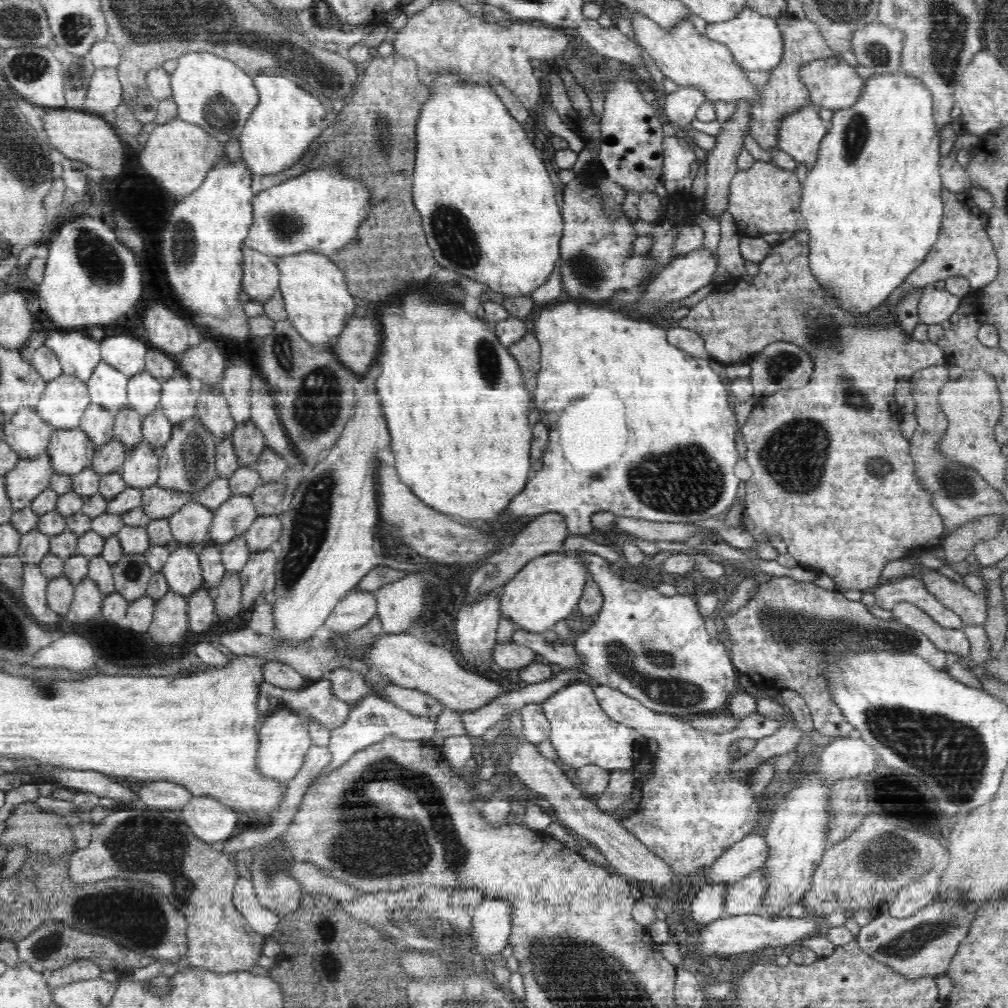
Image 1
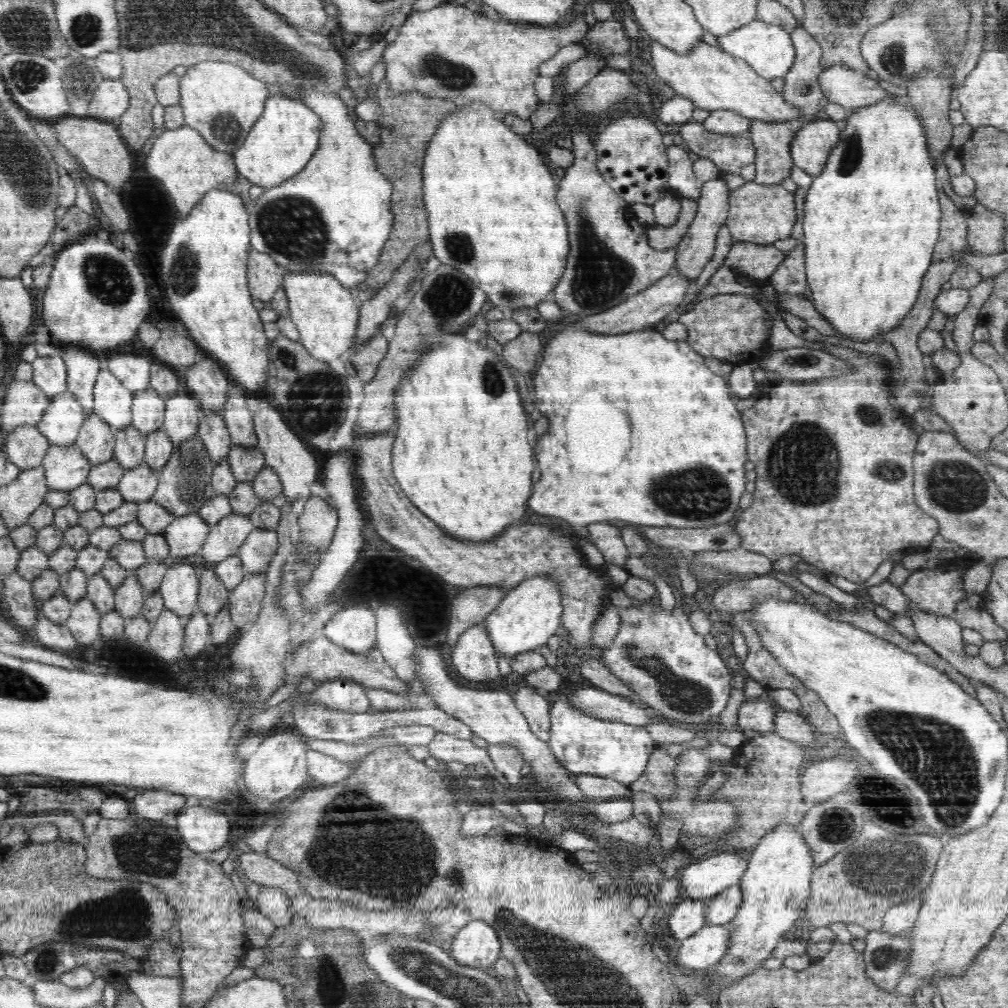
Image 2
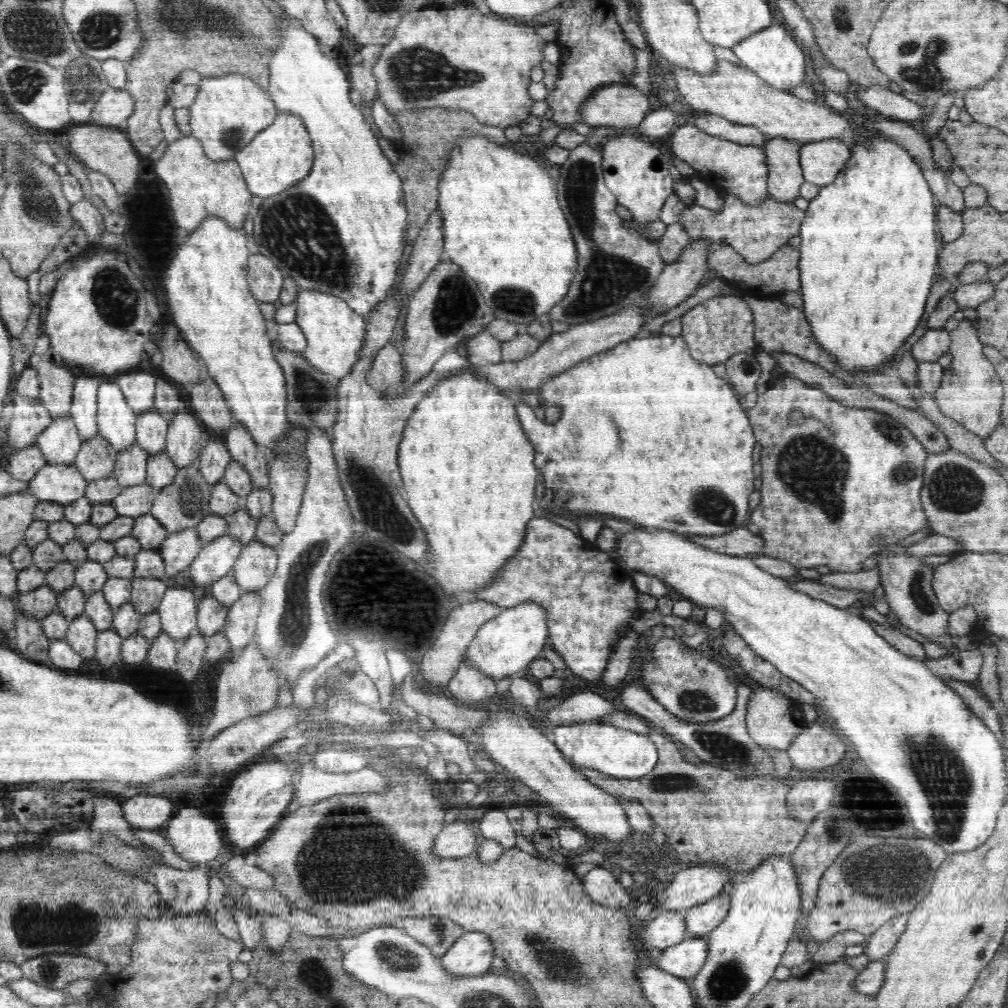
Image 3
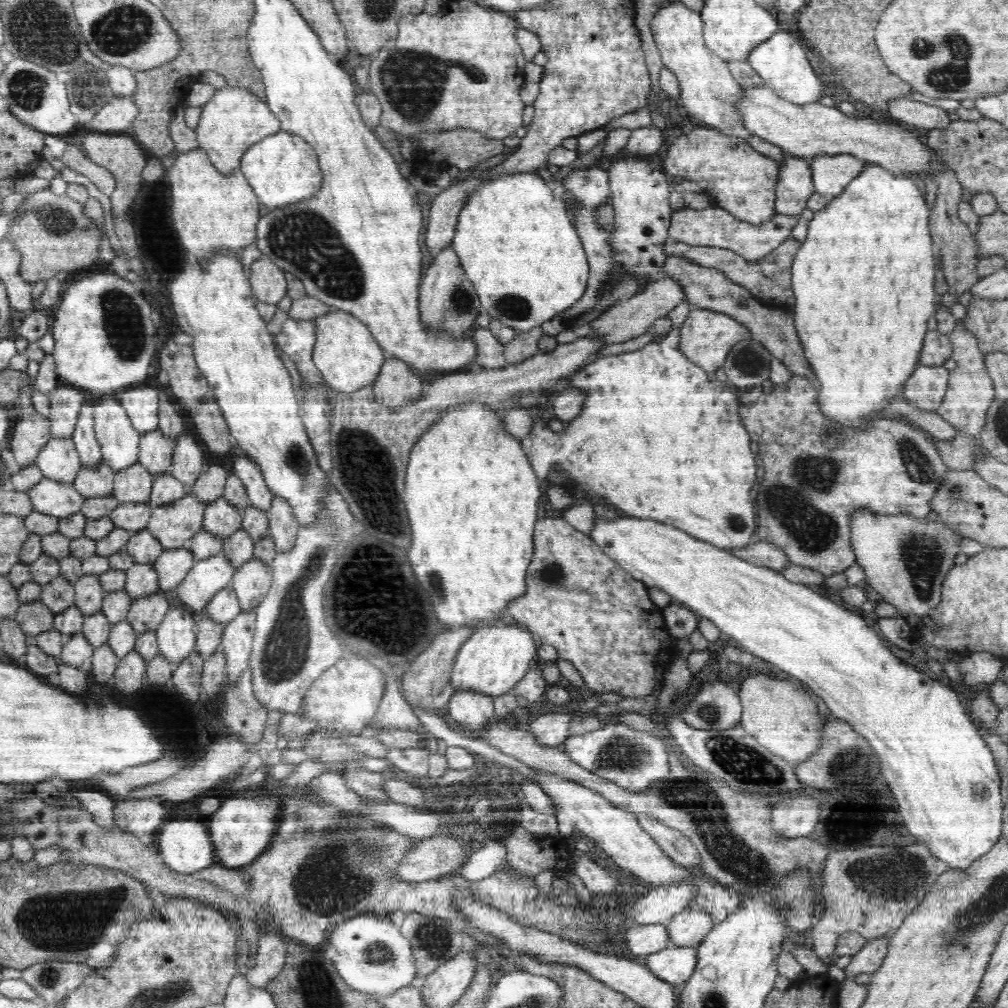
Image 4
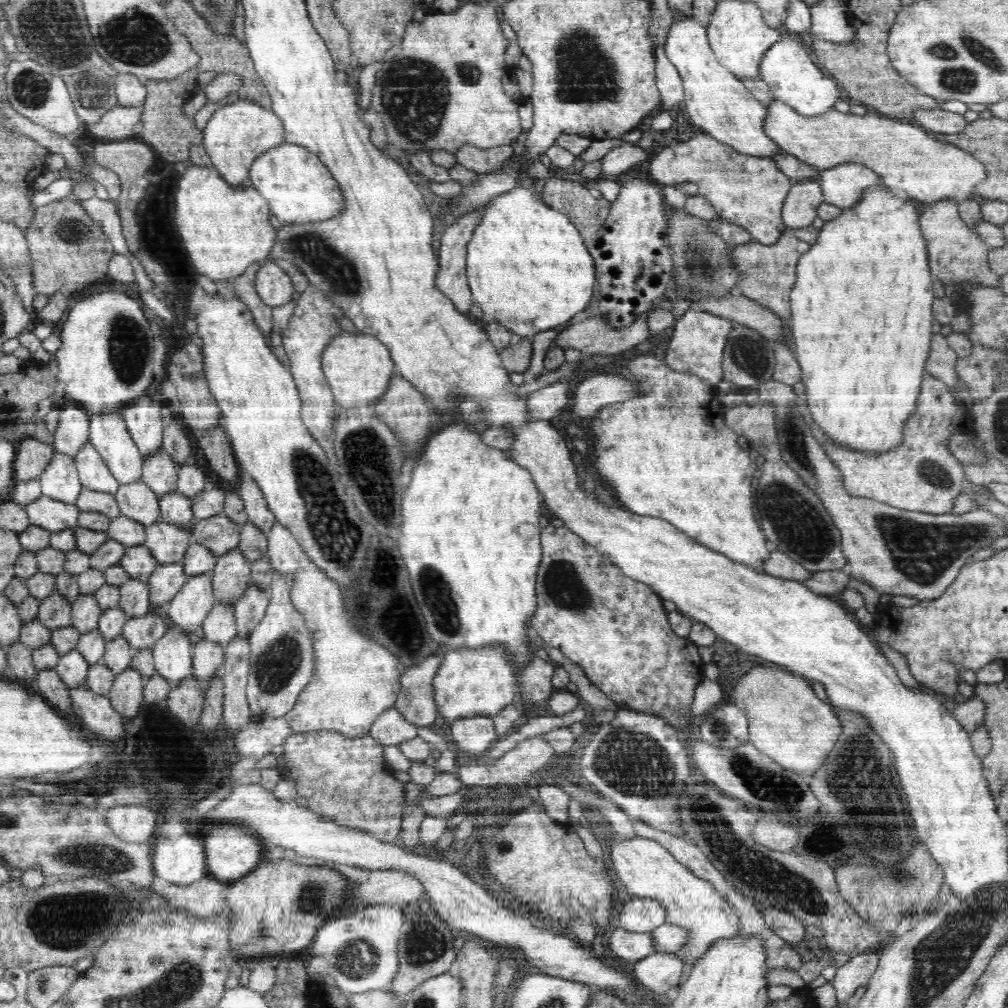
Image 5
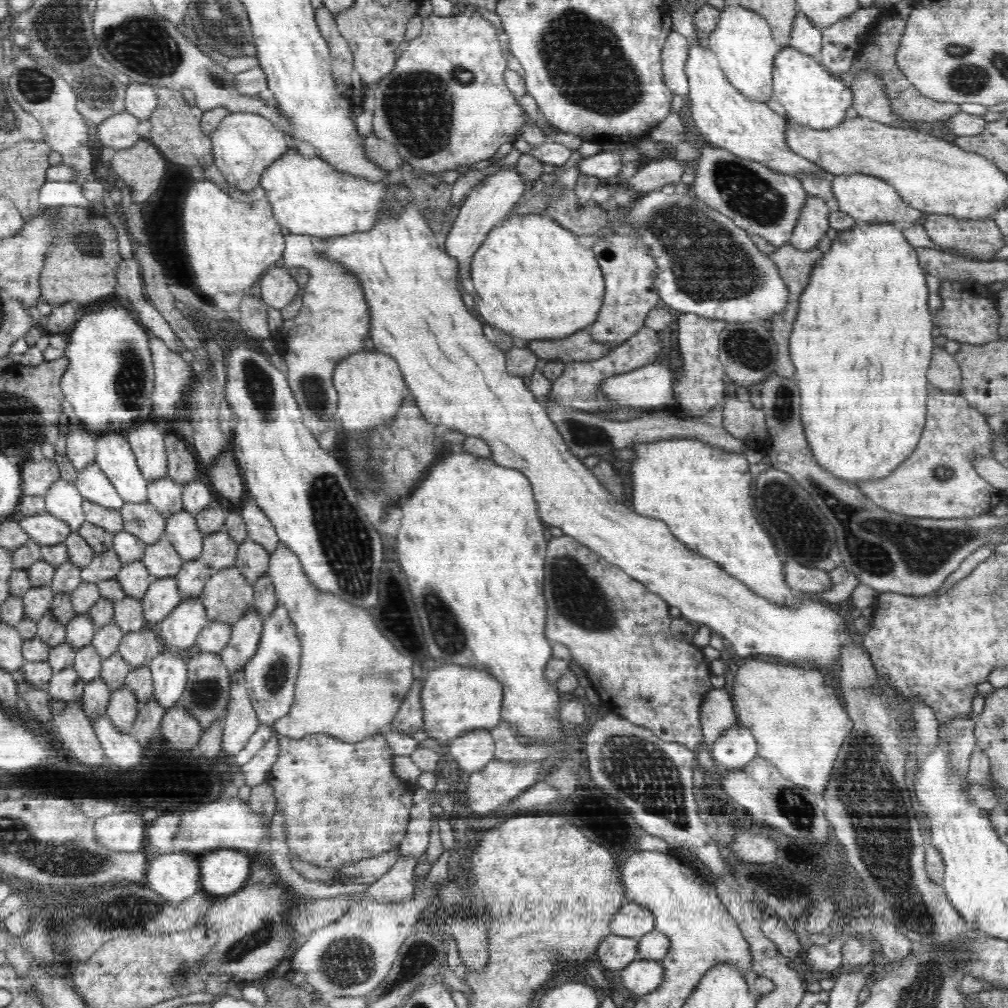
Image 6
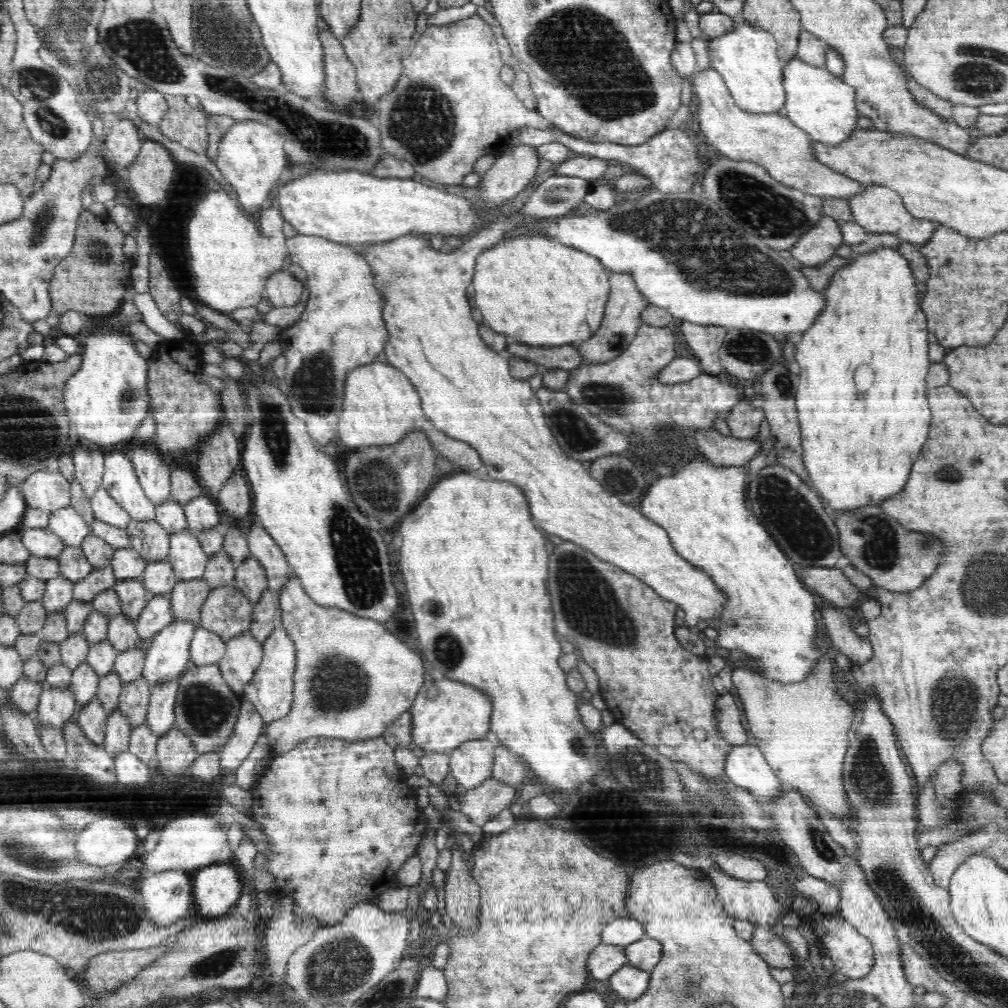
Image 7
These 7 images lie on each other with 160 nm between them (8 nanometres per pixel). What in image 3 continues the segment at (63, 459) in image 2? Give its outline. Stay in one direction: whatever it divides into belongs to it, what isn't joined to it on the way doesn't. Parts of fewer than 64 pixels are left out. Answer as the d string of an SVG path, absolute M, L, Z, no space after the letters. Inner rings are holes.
M44 465L28 482L32 495L39 501L60 503L64 506L85 495L86 479L72 466Z

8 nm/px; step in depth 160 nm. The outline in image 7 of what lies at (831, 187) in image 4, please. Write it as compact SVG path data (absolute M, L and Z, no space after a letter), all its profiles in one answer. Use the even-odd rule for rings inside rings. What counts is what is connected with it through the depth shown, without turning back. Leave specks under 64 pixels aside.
M866 187L867 191L856 198L850 198L847 202L850 205L854 221L866 232L884 234L886 232L895 234L902 239L902 242L910 243L913 246L925 246L932 239L938 224L931 220L918 219L908 212L904 206L901 196L894 191L884 187Z

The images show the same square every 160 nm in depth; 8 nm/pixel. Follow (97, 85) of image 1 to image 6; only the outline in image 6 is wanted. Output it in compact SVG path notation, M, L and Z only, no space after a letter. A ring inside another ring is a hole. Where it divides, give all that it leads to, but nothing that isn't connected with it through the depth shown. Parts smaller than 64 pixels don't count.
M122 112L104 120L94 132L104 147L124 151L141 139L141 136L135 131L139 122L136 116L128 112Z

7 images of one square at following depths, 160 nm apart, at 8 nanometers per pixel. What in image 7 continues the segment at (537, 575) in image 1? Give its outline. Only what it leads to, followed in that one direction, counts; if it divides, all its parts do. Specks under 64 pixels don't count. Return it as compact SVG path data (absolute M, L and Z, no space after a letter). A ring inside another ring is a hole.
M447 679L428 682L418 691L410 708L411 741L426 752L452 751L468 741L489 738L491 702L482 691Z

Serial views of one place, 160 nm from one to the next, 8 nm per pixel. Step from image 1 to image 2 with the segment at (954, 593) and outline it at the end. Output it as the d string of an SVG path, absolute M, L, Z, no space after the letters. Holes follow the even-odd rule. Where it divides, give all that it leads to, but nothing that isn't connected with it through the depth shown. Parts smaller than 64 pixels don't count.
M965 599L957 604L952 617L962 628L976 629L984 640L998 642L999 646L1005 648L1007 642L1006 630L998 626L998 623L994 622L994 619L987 612L970 607Z

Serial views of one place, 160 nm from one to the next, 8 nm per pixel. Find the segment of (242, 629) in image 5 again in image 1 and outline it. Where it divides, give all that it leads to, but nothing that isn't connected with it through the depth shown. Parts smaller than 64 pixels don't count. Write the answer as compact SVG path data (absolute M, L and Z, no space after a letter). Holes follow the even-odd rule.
M279 515L257 516L254 523L243 534L251 553L275 548L282 533L281 525Z

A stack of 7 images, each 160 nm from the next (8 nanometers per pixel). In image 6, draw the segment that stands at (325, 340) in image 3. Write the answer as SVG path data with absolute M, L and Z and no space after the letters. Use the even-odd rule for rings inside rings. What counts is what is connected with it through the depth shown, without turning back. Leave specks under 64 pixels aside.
M364 350L342 360L333 372L333 383L339 396L335 420L345 434L374 433L378 426L390 426L411 394L399 364L378 351Z

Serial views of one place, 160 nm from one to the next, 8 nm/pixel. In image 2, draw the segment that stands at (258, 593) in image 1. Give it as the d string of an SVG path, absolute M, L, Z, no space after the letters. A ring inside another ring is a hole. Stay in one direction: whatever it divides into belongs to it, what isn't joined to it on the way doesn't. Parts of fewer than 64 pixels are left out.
M246 574L241 584L230 592L228 606L237 630L244 630L245 624L254 622L260 614L266 596L266 574Z

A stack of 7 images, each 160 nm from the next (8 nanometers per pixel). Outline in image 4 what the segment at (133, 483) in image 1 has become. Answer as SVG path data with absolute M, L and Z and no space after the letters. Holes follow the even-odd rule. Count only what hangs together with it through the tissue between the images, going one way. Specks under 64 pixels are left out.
M150 501L147 503L119 502L109 517L116 527L124 528L134 534L147 528L152 510Z

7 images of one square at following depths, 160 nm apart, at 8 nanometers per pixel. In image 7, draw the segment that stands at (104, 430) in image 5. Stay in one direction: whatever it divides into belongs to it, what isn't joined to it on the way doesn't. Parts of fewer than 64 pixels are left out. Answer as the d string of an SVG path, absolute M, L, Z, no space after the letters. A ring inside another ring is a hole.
M118 449L104 456L105 471L101 487L136 523L155 520L155 506L146 498L127 451Z

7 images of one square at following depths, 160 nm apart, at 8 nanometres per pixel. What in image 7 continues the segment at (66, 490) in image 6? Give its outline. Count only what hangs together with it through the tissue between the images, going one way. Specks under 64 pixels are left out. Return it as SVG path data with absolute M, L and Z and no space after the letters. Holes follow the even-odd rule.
M71 507L54 511L50 515L48 527L65 546L82 546L84 538L91 534L84 518Z

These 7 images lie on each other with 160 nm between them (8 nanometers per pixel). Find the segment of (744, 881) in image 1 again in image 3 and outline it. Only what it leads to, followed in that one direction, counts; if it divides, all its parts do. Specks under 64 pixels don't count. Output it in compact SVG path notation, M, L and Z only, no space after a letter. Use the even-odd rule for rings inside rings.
M720 894L718 897L686 909L684 923L688 936L706 937L726 918L730 904L730 898Z

